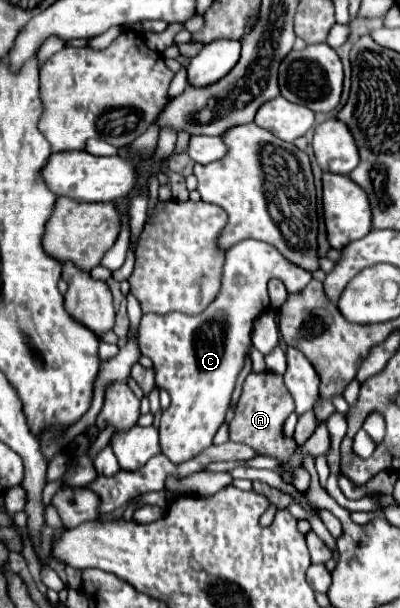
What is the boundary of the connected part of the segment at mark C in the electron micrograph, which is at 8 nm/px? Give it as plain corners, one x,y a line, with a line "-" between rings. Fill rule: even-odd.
243,239
225,253
221,289
215,301
199,315
143,315
139,325
139,347
153,361
155,383
171,397
171,405
161,415
161,449
173,463
183,463
213,445
217,429
225,423
231,395
245,357
251,347
253,321
269,307
269,279
281,279
289,293
305,289
311,273
289,263
277,247

